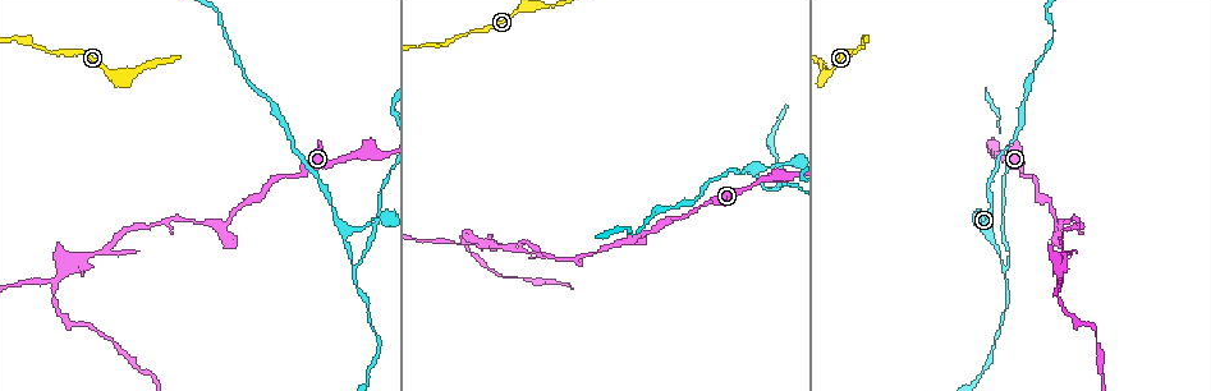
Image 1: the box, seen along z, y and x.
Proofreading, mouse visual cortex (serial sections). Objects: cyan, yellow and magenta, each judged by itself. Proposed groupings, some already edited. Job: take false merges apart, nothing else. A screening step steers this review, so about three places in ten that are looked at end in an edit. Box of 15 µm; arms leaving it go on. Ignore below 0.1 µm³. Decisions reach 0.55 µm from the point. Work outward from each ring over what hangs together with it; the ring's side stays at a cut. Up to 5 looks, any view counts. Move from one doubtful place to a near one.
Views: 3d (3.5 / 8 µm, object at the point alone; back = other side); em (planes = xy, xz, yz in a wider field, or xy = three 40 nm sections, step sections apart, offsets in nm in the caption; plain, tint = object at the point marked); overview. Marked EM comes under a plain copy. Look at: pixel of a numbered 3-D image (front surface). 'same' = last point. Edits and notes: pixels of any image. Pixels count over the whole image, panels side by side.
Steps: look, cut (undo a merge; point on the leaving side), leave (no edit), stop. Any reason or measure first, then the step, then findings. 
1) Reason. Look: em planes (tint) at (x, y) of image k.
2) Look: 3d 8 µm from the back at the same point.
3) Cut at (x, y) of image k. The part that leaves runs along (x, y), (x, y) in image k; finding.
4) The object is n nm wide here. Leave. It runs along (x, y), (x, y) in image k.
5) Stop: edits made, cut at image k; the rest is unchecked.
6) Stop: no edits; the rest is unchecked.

Three-way junction. Look: 3d 8 µm at (354, 268) of image 1.

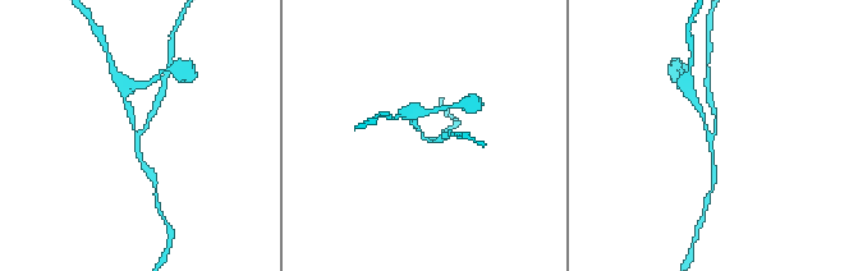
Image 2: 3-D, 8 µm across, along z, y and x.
3 arms meet here; the arms are 150, 150, 200 nm wide. Look: em xy step 2 (tint) at (425, 139) of image 2.

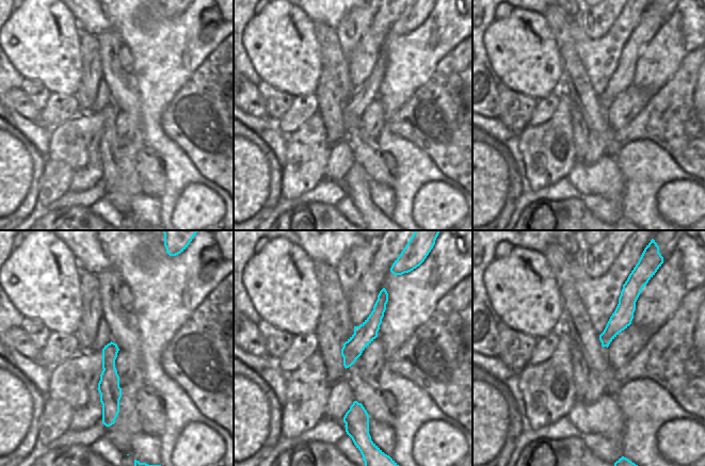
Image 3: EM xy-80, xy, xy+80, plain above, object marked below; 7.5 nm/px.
Cut at (714, 111) of image 2. Two cells meet here.

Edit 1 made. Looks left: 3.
Look: 3d 3.5 µm from the back at (1056, 279) of image 1.

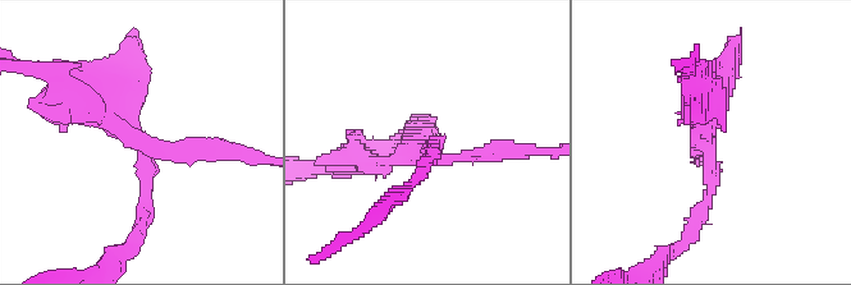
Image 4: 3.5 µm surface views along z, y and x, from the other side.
3 arms meet here; the arms are 150, 200, 300 nm wide. Look: em planes (tint) at (135, 138) of image 4.

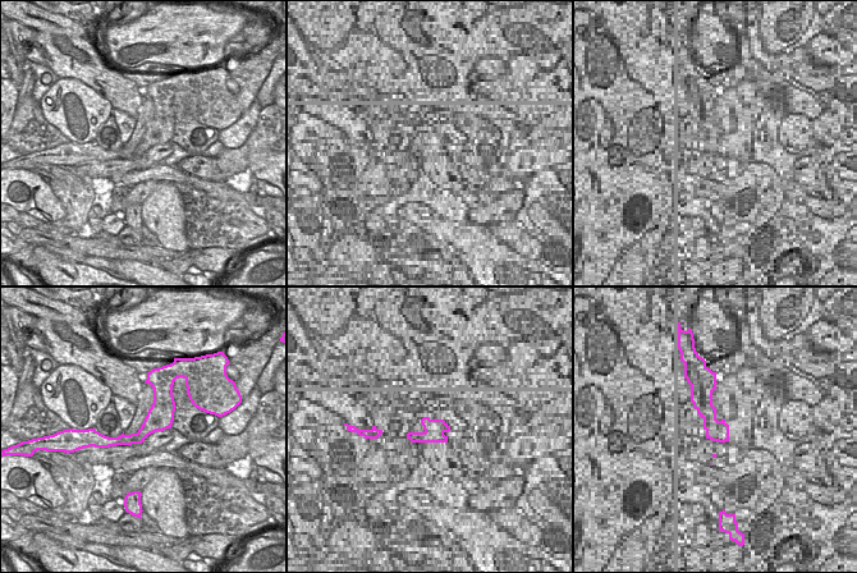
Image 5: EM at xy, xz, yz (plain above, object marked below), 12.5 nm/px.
Cut at (717, 77) of image 4. The part that leaves runs along (687, 60), (698, 87), (694, 115) in image 4; two cells meet here.

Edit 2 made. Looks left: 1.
Stop: edits made, cut at image 2, cut at image 4; the rest is unchecked.

